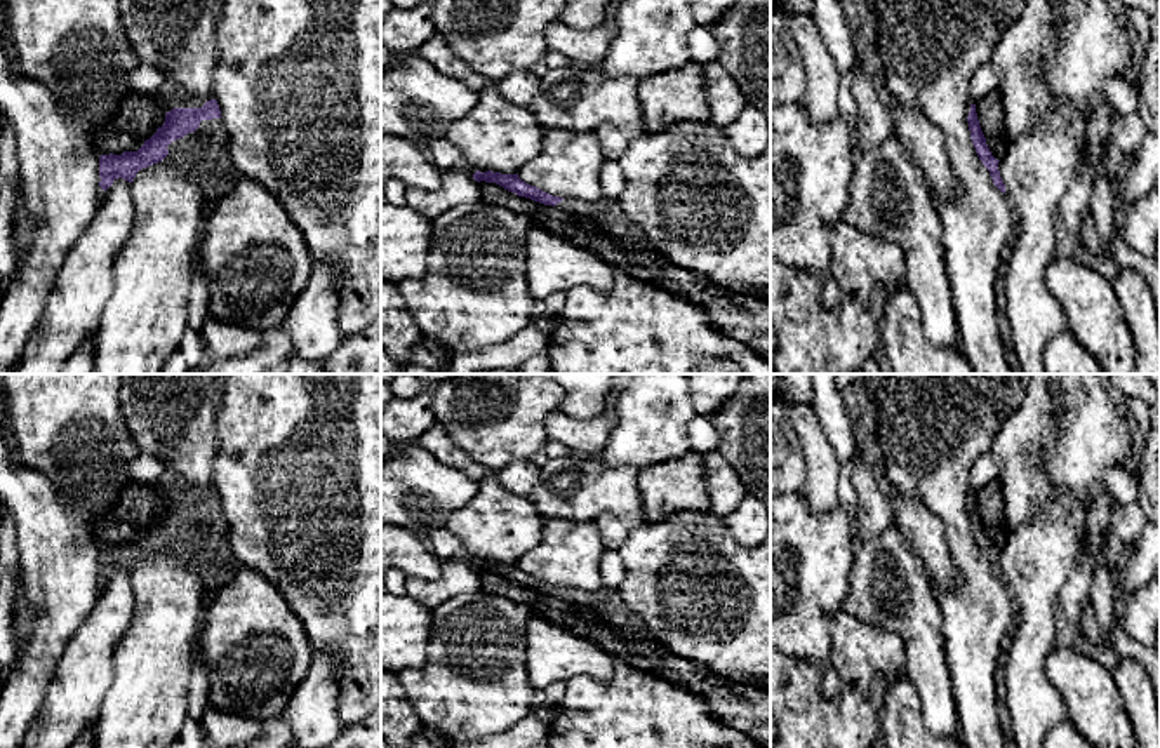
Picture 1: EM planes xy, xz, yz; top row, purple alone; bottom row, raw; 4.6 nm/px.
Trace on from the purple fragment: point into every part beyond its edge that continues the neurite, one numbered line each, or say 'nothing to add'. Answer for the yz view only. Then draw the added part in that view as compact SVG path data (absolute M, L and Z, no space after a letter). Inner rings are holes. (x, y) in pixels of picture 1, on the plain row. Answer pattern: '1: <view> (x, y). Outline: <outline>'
1: yz (985, 470). Outline: M991 454L981 456L970 470L969 492L976 494L979 489L997 480L998 471L1000 463L997 457L993 457Z

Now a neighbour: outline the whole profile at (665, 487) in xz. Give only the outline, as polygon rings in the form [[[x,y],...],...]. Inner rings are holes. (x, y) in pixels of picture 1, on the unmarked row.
[[[689,451],[682,457],[640,470],[638,494],[643,522],[661,522],[675,511],[708,511],[703,454]]]

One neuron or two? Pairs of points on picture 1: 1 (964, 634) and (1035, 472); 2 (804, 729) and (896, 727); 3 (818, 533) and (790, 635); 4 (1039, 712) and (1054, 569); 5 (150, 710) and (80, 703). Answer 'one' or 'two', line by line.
1: two
2: two
3: one
4: one
5: two

